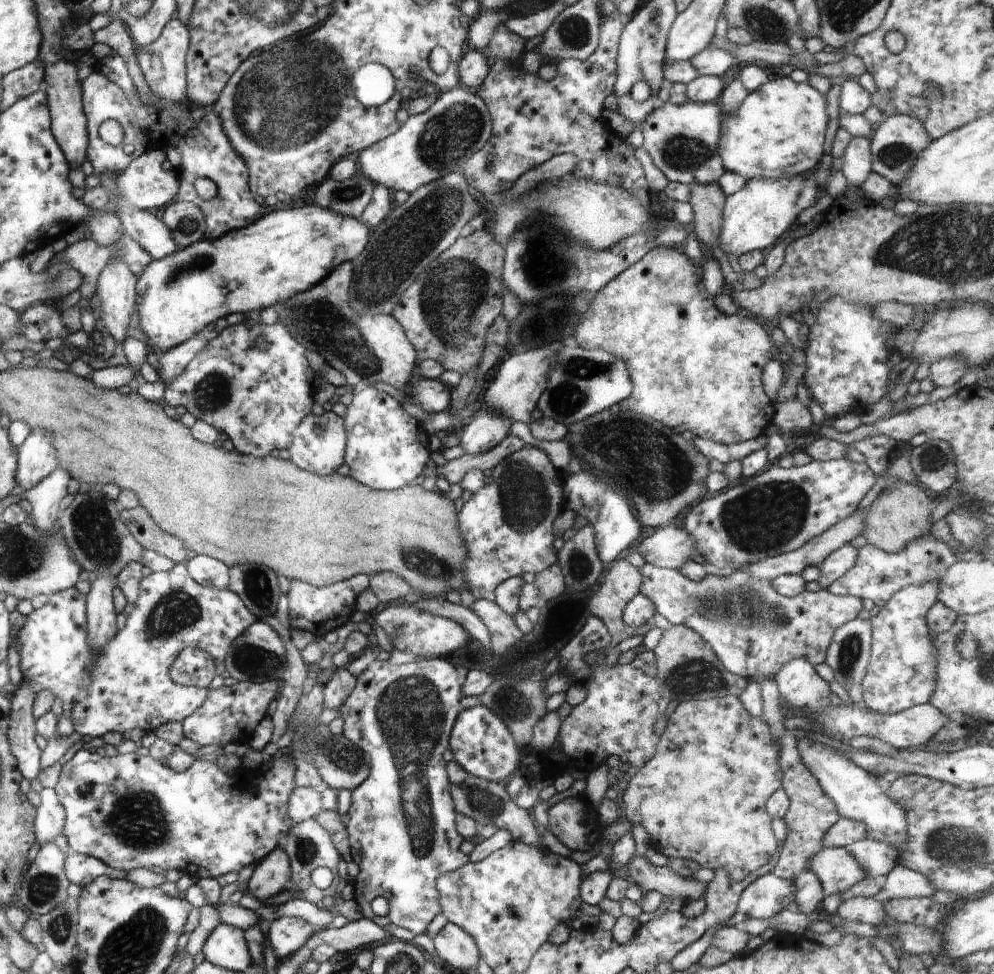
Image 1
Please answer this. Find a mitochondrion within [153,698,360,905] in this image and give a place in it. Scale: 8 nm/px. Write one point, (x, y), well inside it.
(308, 850)

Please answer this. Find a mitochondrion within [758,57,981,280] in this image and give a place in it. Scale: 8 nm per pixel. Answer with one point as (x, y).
(892, 156)

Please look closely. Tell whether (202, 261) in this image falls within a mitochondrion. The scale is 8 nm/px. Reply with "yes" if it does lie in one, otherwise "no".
yes

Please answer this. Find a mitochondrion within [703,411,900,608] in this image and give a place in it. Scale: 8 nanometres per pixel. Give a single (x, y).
(769, 515)

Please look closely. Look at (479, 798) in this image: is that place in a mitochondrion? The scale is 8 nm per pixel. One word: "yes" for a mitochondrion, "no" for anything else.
yes

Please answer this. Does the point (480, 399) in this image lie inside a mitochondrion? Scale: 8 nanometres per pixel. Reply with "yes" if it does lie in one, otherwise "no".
no

